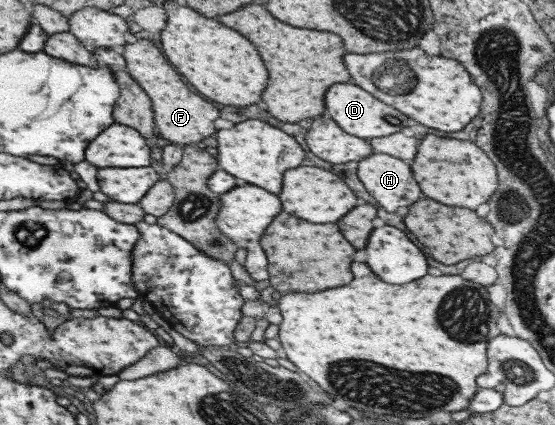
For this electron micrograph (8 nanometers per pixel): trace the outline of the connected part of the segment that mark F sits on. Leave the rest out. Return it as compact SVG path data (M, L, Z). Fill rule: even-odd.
M147 39L123 44L121 55L125 60L126 72L136 81L136 84L148 95L151 100L153 121L158 128L157 135L175 145L191 145L207 136L215 134L212 122L219 116L218 108L210 102L204 102L194 90L188 90L182 82L184 78L175 70L161 53L160 48Z

